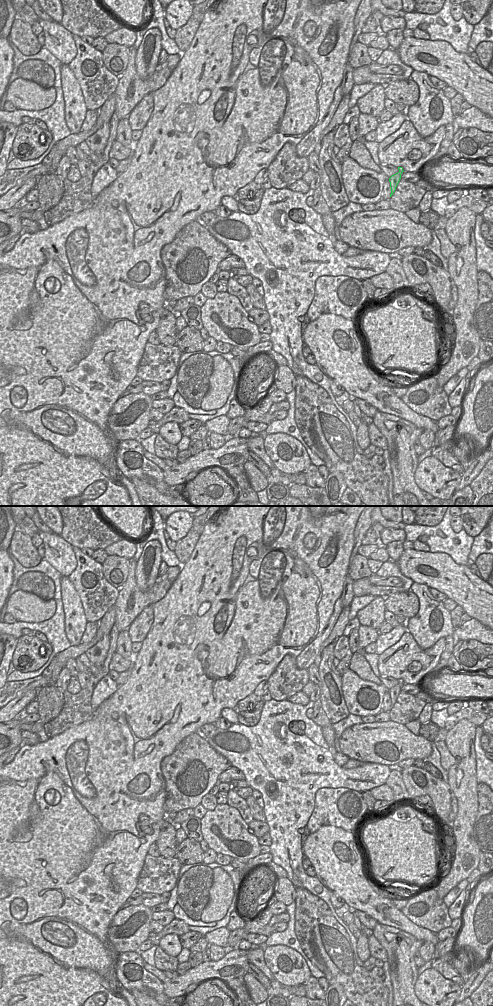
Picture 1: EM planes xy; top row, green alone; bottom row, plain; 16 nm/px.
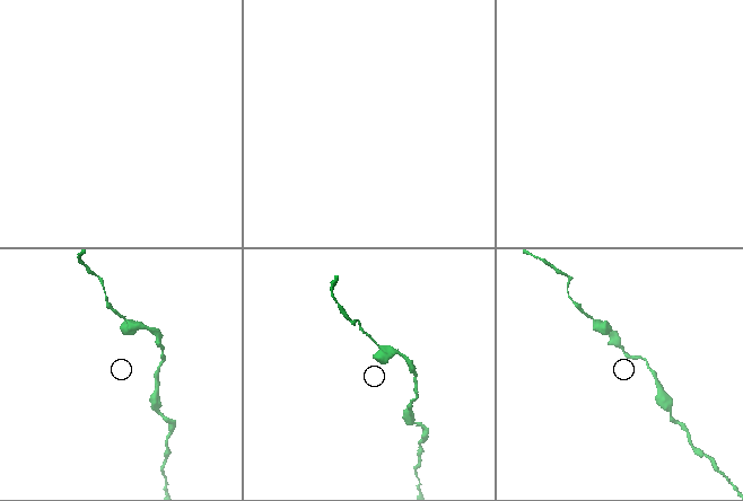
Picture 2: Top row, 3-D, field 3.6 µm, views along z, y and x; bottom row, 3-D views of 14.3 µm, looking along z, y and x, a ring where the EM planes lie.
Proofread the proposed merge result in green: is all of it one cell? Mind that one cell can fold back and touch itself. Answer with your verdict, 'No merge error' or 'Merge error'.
No merge error

